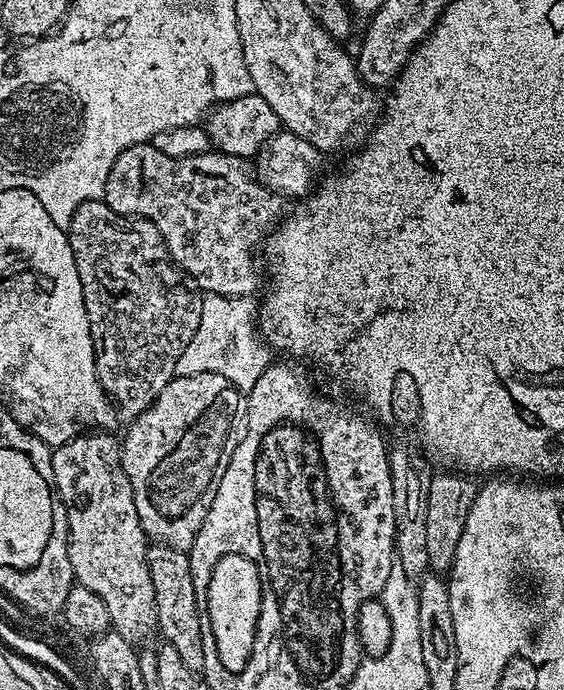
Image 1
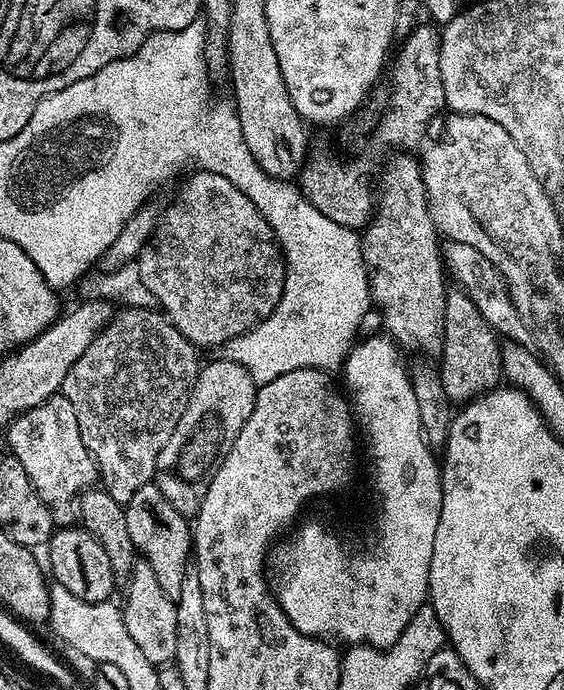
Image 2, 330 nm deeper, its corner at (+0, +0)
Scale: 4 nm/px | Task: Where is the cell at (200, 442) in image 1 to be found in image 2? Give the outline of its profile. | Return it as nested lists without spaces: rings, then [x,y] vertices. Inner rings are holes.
[[[217,358],[201,367],[182,410],[182,418],[178,418],[178,426],[174,426],[170,442],[166,442],[158,454],[154,477],[158,490],[166,494],[170,506],[183,516],[195,517],[202,506],[202,498],[206,498],[206,490],[220,461],[254,410],[257,387],[248,371],[233,360]]]

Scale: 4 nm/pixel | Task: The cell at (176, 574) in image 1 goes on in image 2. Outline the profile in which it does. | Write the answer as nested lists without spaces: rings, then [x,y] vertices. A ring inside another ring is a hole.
[[[155,482],[138,489],[134,498],[130,498],[130,502],[123,507],[127,532],[135,551],[146,562],[150,562],[150,570],[154,570],[154,578],[158,578],[158,586],[162,586],[168,596],[175,598],[182,590],[182,580],[194,552],[189,517],[170,506],[166,494],[158,490]]]

